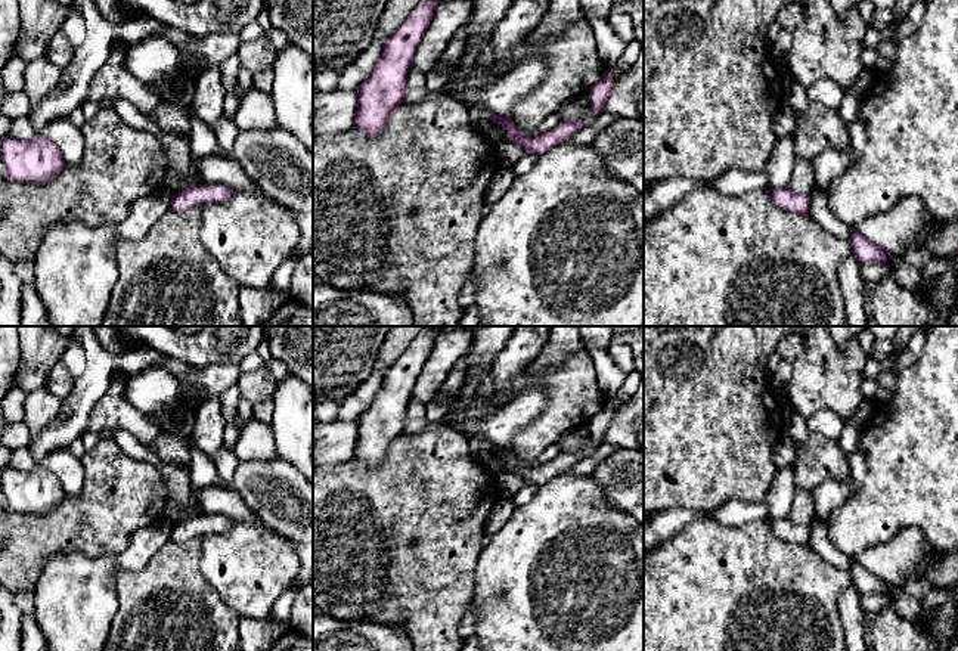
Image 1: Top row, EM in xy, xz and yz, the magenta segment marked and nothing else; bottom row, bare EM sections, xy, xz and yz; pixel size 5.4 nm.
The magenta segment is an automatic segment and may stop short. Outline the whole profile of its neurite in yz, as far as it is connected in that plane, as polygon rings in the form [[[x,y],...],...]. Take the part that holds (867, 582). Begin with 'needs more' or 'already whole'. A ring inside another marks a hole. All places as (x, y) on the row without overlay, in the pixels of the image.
already whole | [[[850,558],[850,571],[853,573],[853,585],[862,595],[884,595],[890,585],[884,576],[866,571],[855,558]]]

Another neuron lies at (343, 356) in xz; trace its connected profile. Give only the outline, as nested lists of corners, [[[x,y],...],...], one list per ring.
[[[313,326],[313,402],[345,399],[376,366],[390,326]]]

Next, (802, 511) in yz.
[[[796,489],[788,518],[794,524],[809,526],[816,515],[810,493]]]

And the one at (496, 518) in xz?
[[[508,500],[502,502],[493,511],[490,511],[487,514],[487,521],[486,521],[486,534],[493,536],[499,530],[502,530],[503,526],[511,518],[511,515],[514,514],[515,508],[517,506],[511,500]]]

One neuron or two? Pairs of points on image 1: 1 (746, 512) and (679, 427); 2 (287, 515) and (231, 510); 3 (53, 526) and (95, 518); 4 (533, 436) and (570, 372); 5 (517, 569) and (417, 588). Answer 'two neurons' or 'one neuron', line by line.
1: two neurons
2: one neuron
3: one neuron
4: one neuron
5: two neurons

